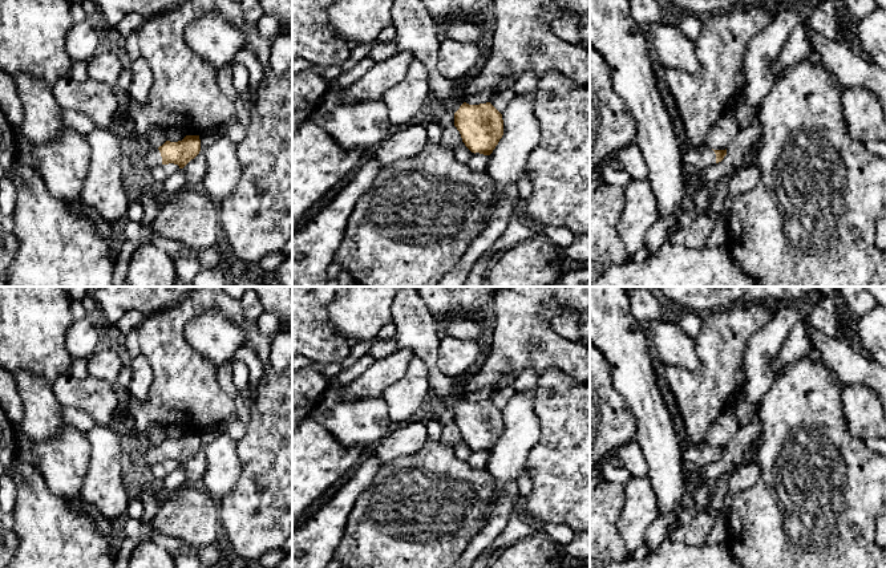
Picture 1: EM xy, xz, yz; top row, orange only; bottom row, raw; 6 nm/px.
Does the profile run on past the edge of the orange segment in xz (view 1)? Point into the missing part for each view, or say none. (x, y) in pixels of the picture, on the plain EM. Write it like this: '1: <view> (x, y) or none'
1: xz (416, 327)

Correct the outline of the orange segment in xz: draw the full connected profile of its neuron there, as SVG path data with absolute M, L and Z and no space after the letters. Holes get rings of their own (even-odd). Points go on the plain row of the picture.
M397 287L392 304L397 349L409 348L428 366L430 391L437 402L454 411L454 423L472 450L490 453L503 433L502 411L490 401L469 402L460 393L461 380L440 372L436 319L414 287Z

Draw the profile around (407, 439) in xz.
M422 421L406 422L391 431L377 443L375 455L383 462L405 458L417 453L428 439L426 426Z

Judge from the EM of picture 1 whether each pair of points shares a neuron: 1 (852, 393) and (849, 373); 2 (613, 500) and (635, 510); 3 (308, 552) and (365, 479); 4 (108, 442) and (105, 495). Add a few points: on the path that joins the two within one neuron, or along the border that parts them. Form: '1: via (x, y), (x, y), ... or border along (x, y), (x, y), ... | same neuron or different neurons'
1: border along (842, 384), (864, 384), (872, 390) | different neurons
2: border along (624, 485), (624, 500), (617, 524), (622, 536) | different neurons
3: via (320, 534), (347, 496) | same neuron
4: via (105, 455), (105, 482) | same neuron

